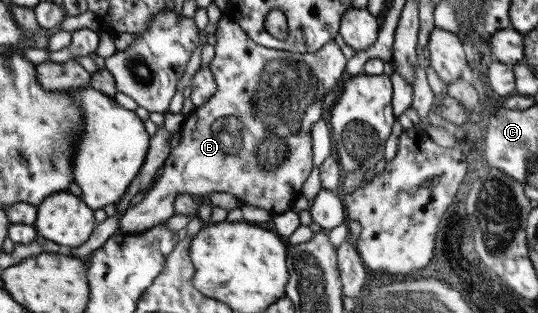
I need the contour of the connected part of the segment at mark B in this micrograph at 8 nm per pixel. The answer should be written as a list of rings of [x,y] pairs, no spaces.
[[[225,16],[217,22],[214,35],[215,56],[207,67],[215,81],[215,93],[203,106],[194,108],[184,117],[177,146],[170,148],[169,155],[143,198],[120,215],[116,233],[144,231],[169,219],[175,214],[173,200],[177,194],[187,194],[201,202],[207,199],[209,193],[223,191],[233,195],[240,205],[253,205],[271,215],[281,215],[290,211],[312,171],[308,124],[319,119],[324,95],[335,87],[345,71],[346,59],[341,49],[332,41],[311,54],[266,49],[249,40],[243,30]]]

